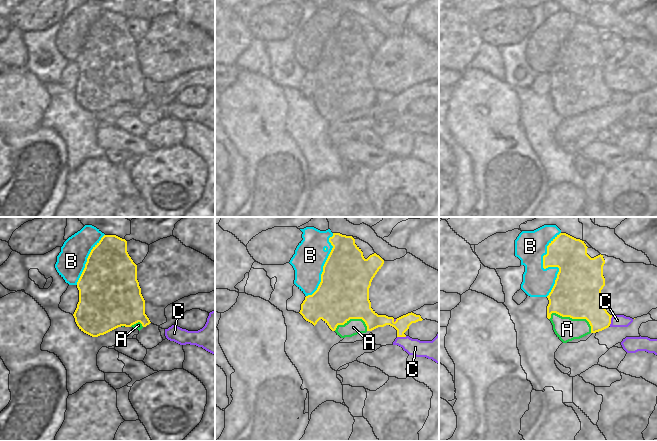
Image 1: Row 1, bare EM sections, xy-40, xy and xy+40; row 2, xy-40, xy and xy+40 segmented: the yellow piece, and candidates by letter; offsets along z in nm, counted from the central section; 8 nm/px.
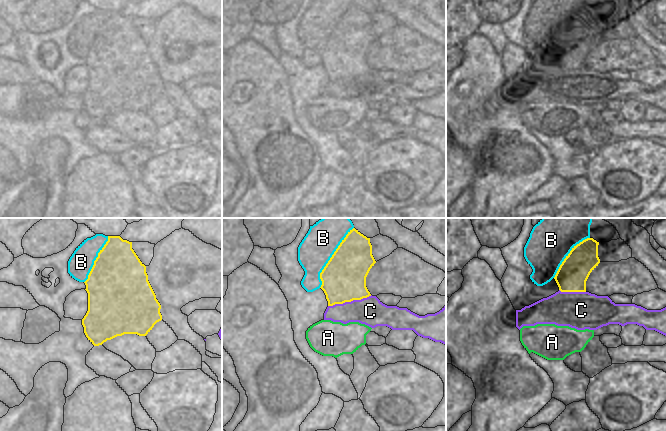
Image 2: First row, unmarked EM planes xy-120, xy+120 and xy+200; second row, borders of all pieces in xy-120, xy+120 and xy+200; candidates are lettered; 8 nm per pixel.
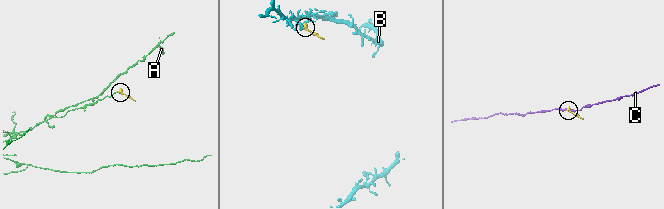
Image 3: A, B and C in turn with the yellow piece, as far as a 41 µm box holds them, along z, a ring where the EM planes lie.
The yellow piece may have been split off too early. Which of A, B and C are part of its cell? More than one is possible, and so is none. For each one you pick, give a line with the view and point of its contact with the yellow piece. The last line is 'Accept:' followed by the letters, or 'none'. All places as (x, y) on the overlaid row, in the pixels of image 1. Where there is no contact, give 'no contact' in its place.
Accept: none

